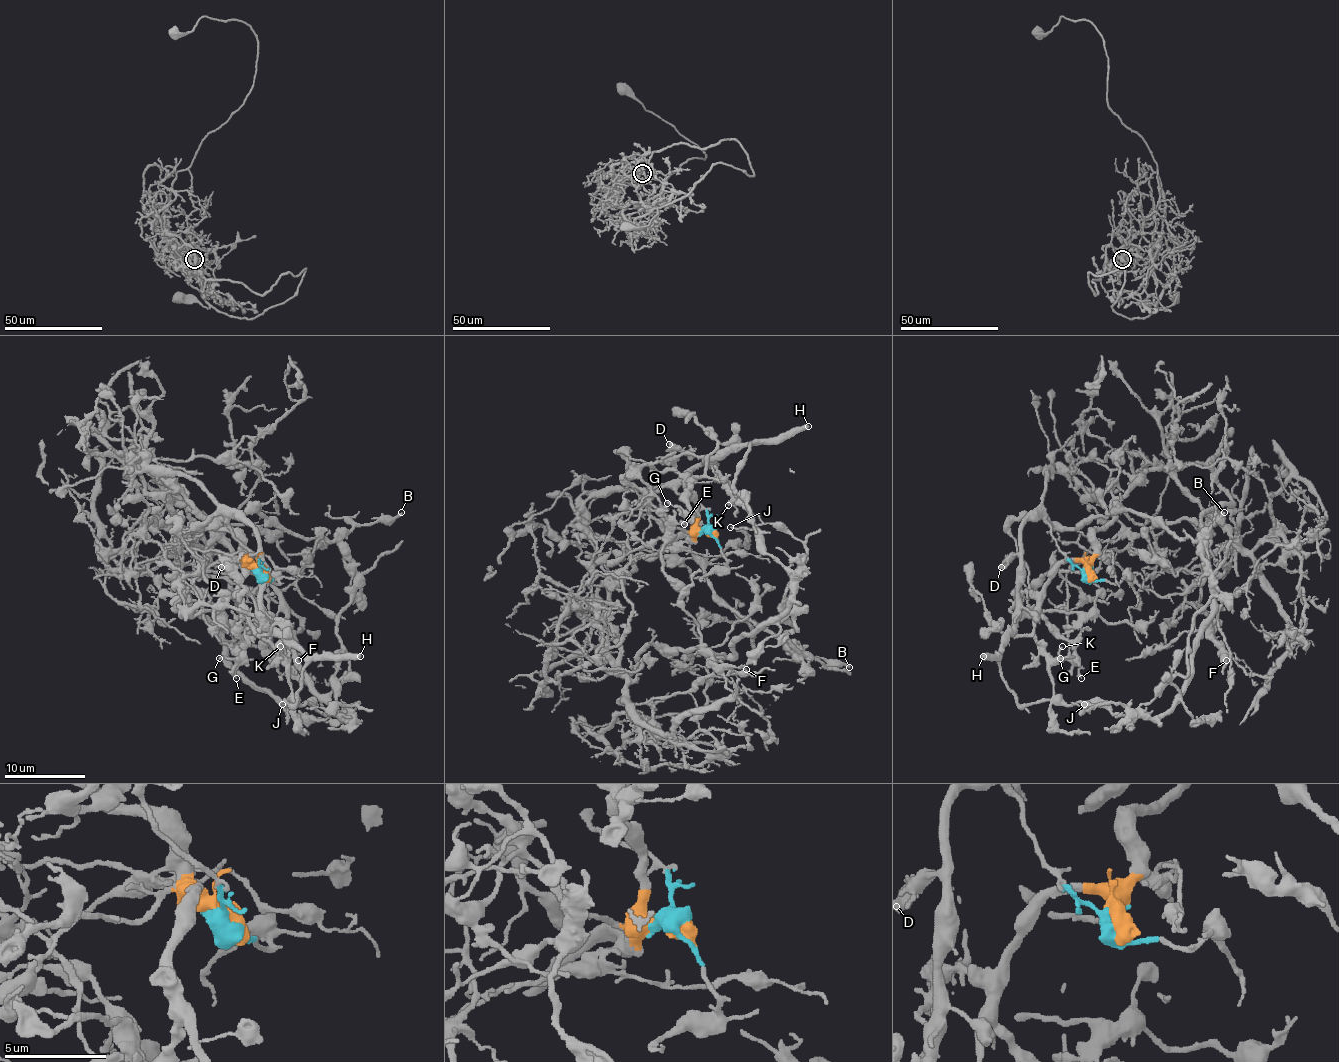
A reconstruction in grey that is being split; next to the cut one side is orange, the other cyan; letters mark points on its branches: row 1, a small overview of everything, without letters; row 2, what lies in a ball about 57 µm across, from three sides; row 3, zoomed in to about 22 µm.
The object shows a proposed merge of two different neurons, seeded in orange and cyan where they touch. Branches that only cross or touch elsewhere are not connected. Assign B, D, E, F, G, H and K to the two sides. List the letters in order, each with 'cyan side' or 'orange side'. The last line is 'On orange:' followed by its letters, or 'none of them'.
B: cyan side
D: cyan side
E: orange side
F: orange side
G: orange side
H: cyan side
K: orange side
On orange: E, F, G, K

